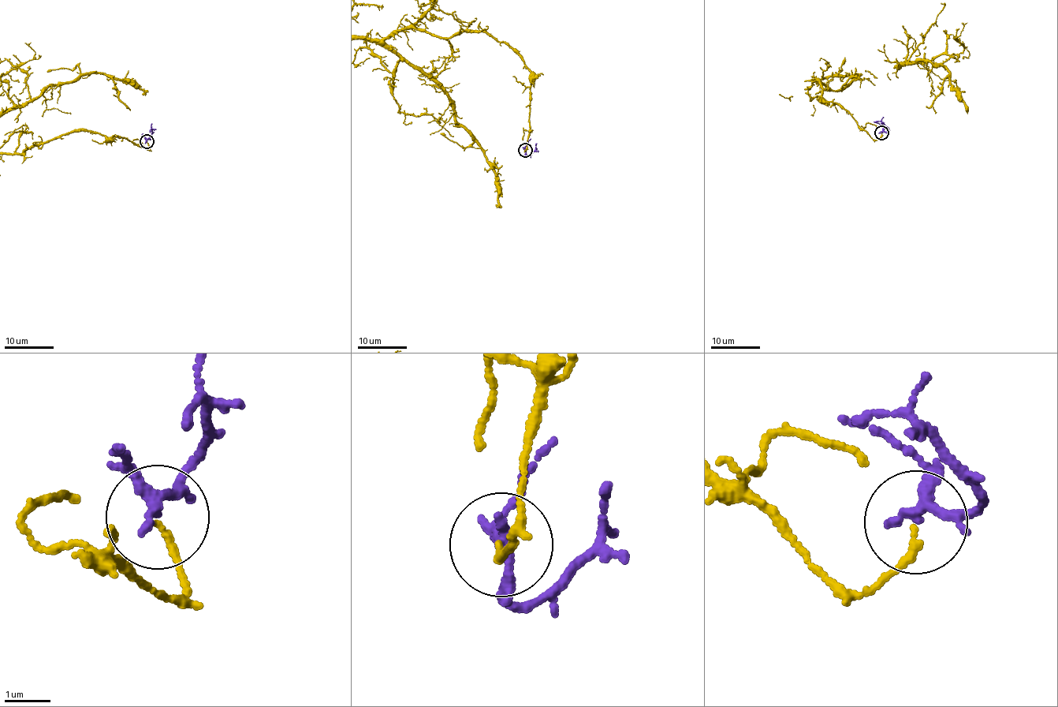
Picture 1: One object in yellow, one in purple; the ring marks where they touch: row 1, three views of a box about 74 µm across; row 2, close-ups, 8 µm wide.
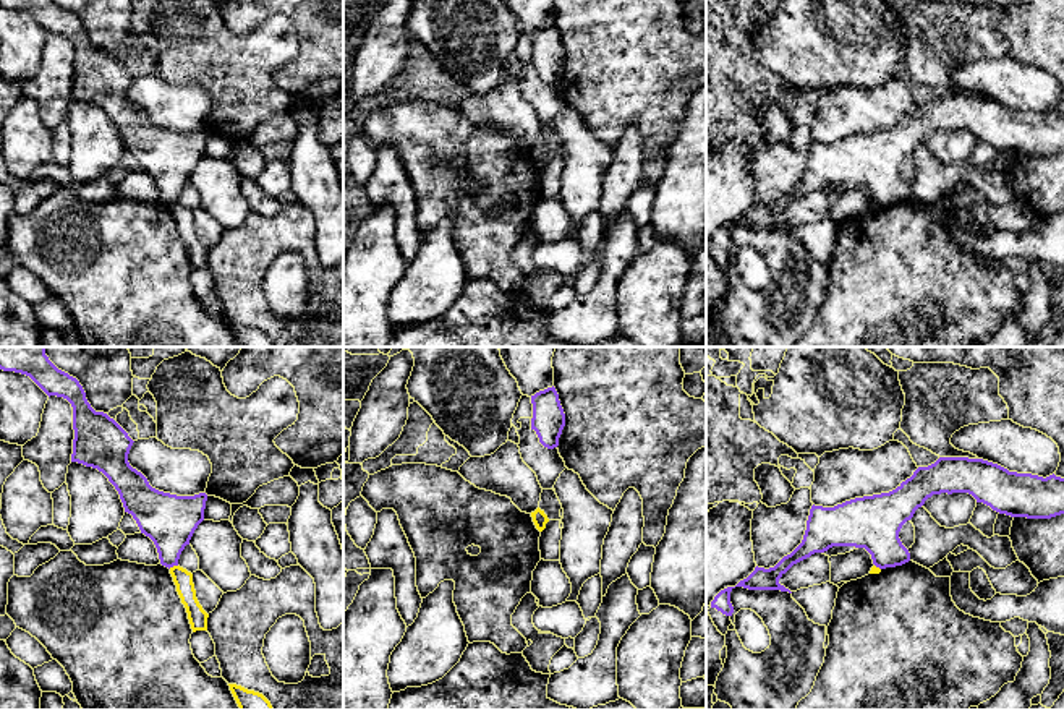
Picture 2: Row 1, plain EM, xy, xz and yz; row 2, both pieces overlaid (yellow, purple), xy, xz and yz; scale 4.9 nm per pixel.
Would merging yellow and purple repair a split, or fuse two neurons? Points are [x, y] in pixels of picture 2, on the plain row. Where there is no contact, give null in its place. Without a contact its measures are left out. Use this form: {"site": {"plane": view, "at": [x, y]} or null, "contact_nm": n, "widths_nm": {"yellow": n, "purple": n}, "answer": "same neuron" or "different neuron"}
{"site": {"plane": "xy", "at": [174, 203]}, "contact_nm": 50, "widths_nm": {"yellow": 90, "purple": 260}, "answer": "different neuron"}

